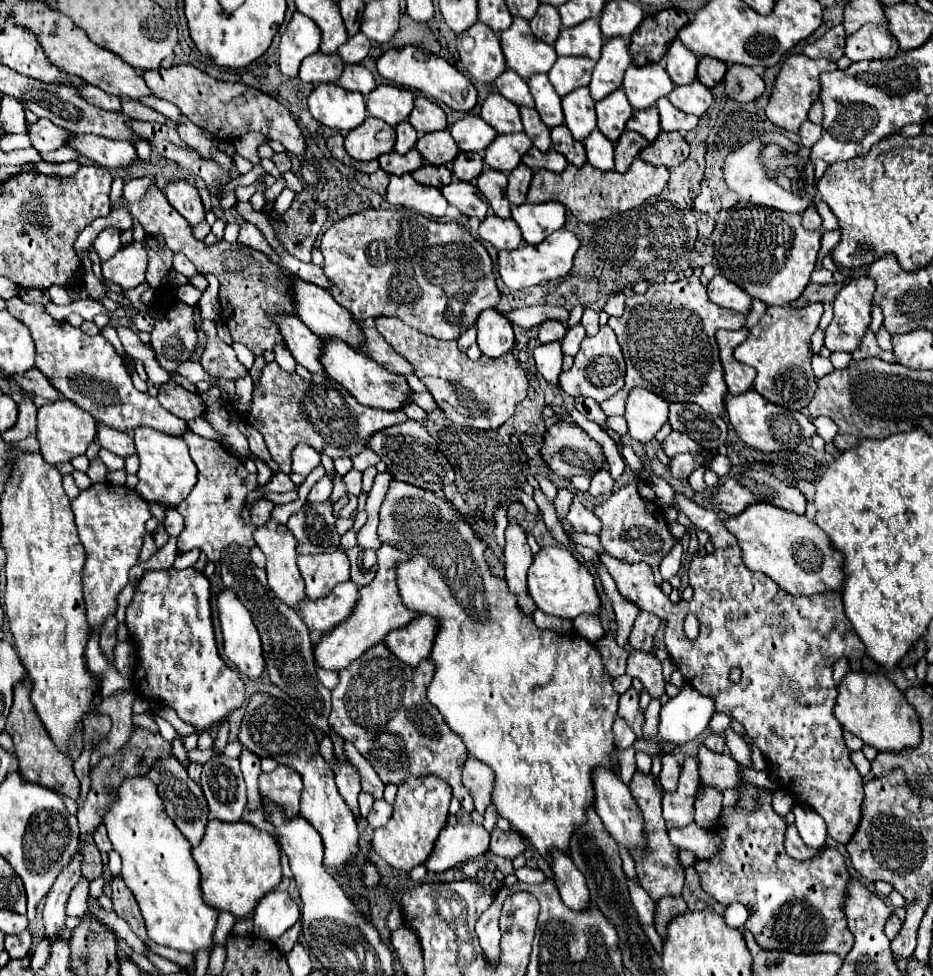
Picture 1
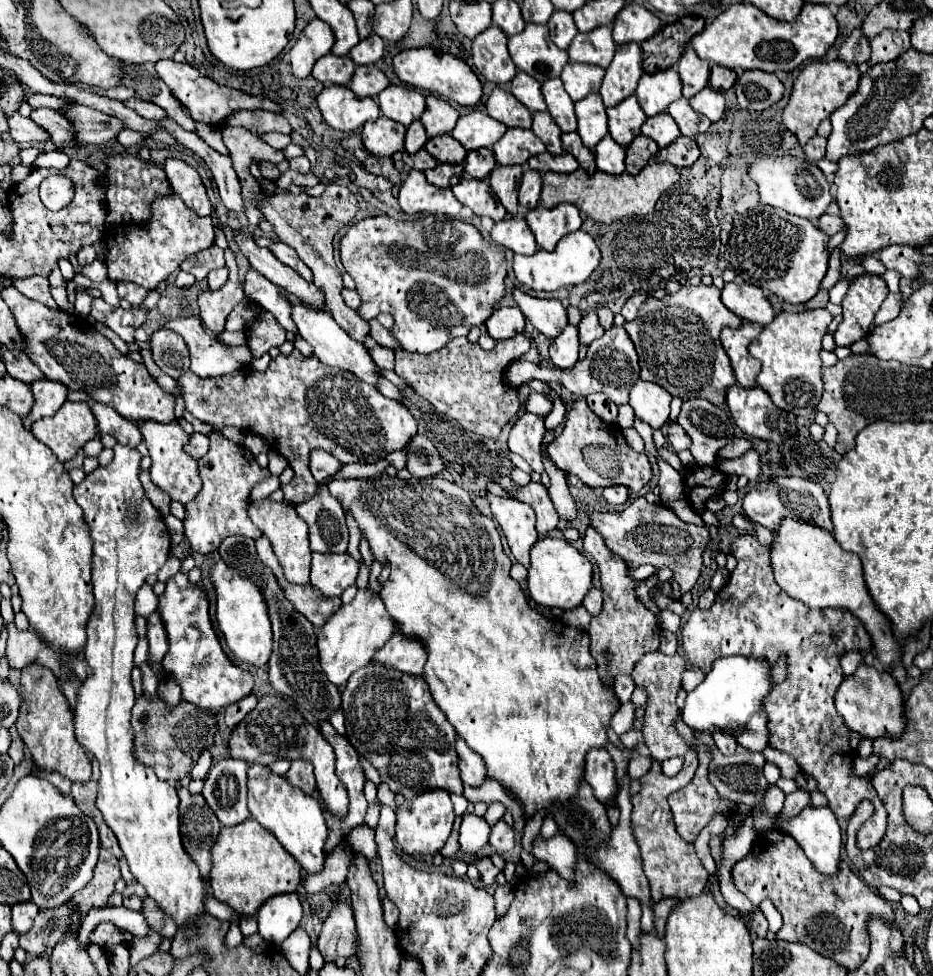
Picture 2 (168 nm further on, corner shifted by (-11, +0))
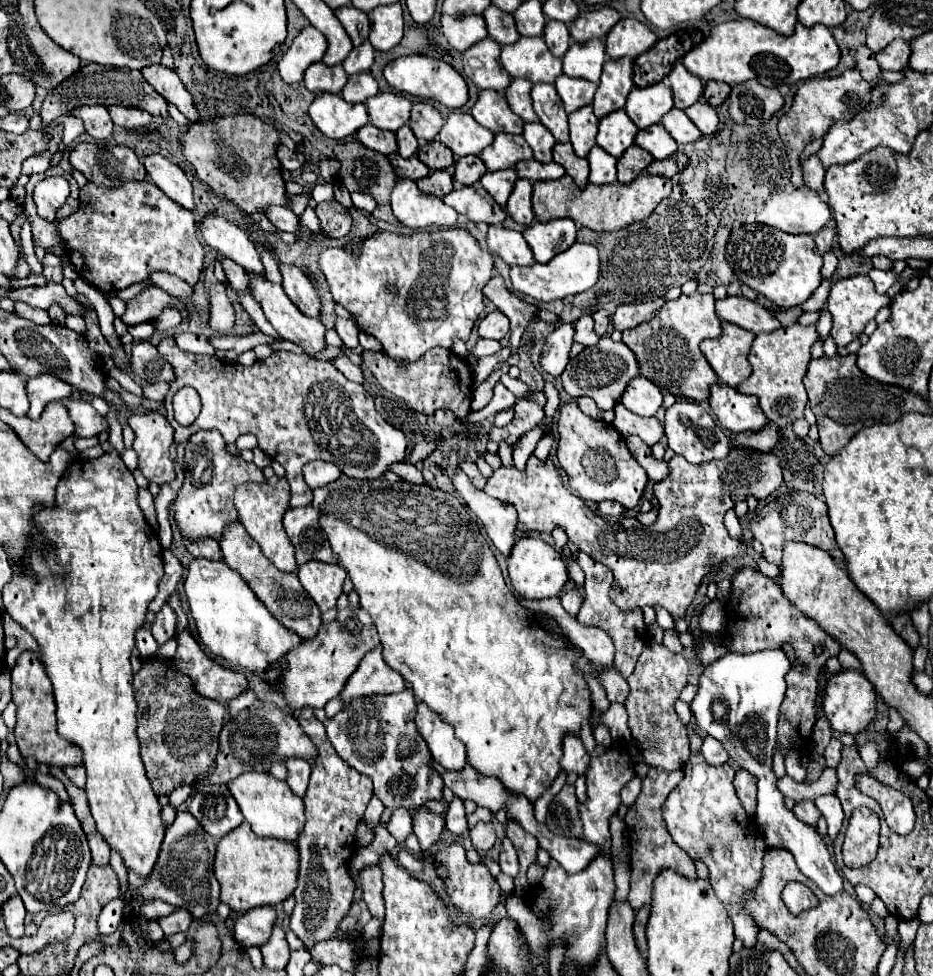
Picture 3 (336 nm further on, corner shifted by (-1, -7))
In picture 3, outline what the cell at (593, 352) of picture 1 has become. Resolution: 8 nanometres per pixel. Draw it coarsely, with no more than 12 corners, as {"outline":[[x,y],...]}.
{"outline":[[600,338],[562,372],[564,390],[614,410],[640,370],[624,342]]}

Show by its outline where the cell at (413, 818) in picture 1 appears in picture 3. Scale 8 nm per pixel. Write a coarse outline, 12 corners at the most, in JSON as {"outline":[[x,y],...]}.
{"outline":[[424,808],[414,812],[414,834],[428,850],[444,830],[444,818]]}

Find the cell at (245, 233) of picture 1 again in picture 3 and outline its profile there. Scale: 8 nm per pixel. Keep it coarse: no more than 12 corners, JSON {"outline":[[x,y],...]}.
{"outline":[[280,264],[282,288],[310,318],[320,318],[320,298],[302,268]]}

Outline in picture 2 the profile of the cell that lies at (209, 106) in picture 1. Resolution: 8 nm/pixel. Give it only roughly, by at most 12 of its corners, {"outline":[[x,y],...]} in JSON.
{"outline":[[158,61],[170,93],[198,123],[226,127],[238,109],[282,113],[266,95],[218,85],[196,67]]}

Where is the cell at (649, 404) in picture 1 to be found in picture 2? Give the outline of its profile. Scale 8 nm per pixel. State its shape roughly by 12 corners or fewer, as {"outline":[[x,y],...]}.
{"outline":[[638,381],[630,407],[652,429],[664,429],[670,415],[666,389]]}

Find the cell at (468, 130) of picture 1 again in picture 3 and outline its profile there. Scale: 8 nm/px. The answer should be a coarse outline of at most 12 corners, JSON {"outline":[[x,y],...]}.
{"outline":[[452,112],[438,140],[454,160],[480,154],[494,134],[470,114]]}

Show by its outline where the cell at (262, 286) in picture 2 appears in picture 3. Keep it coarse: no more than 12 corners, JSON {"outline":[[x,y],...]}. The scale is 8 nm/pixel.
{"outline":[[222,258],[226,280],[236,296],[250,292],[246,270]]}

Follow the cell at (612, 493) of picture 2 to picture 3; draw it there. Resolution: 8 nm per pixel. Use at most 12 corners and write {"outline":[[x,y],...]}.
{"outline":[[600,502],[598,510],[604,518],[618,520],[624,506],[618,502]]}

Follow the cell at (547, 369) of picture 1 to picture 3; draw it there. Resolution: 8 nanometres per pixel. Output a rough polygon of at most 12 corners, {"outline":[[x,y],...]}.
{"outline":[[558,324],[546,338],[542,366],[548,374],[564,372],[574,324]]}

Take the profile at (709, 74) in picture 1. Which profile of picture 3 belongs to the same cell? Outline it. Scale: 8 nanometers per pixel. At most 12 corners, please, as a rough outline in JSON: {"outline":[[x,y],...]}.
{"outline":[[708,82],[704,100],[720,106],[730,96],[730,86],[724,82]]}

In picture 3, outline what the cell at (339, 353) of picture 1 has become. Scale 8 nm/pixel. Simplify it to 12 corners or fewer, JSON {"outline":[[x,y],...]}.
{"outline":[[248,274],[252,298],[282,338],[314,356],[324,324],[264,274]]}

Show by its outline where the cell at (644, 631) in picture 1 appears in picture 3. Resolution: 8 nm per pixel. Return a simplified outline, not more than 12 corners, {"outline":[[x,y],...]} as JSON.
{"outline":[[580,552],[586,600],[580,624],[608,632],[614,666],[634,672],[646,646],[642,610],[624,612],[608,590],[614,574]]}

